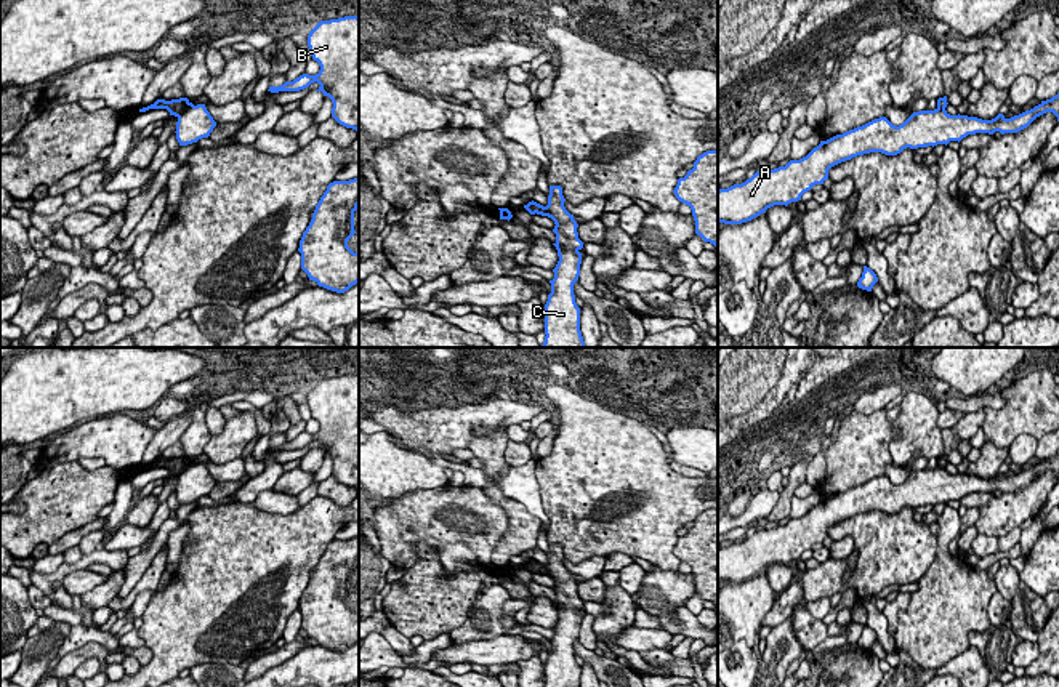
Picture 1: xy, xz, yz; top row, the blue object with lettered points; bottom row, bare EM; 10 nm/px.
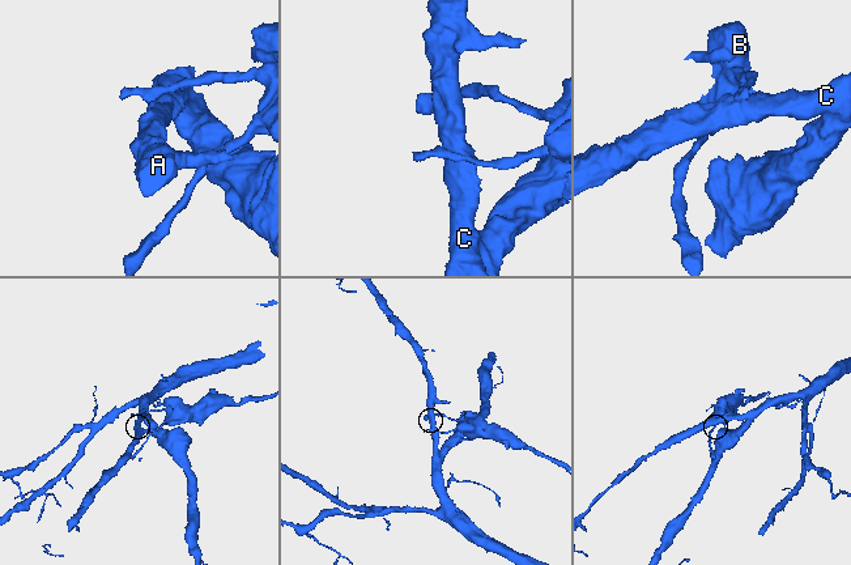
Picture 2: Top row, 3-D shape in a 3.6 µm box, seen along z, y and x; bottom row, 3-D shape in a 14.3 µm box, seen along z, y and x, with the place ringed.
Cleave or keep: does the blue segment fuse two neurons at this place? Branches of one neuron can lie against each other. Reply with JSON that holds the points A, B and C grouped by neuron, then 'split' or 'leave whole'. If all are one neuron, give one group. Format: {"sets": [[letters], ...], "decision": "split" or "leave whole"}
{"sets": [["A", "C"], ["B"]], "decision": "split"}

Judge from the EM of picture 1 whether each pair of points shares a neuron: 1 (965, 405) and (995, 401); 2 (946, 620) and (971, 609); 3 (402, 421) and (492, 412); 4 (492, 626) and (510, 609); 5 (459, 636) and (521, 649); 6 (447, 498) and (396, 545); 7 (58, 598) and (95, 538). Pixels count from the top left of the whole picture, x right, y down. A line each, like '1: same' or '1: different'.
1: same
2: same
3: same
4: different
5: different
6: same
7: different

